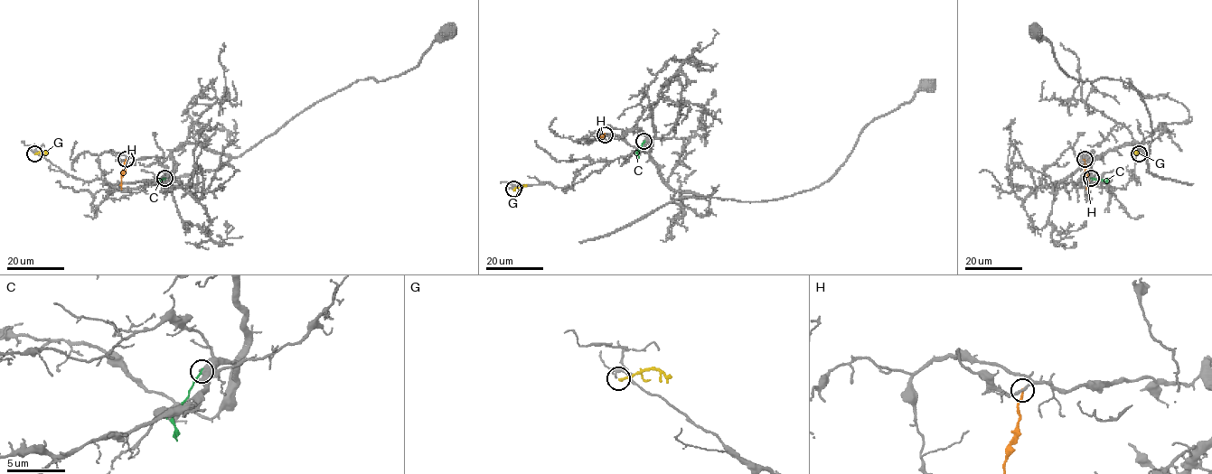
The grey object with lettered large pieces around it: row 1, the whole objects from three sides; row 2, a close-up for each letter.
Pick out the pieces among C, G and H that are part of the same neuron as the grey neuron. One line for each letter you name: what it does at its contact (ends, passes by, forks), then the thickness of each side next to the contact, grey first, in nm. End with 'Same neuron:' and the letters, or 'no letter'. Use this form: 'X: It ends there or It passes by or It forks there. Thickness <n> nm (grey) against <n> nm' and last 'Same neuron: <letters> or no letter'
Same neuron: no letter

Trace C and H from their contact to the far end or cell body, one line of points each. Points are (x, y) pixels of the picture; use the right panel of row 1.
C: (1092, 178), (1105, 181), (1109, 178)
H: (1085, 159), (1088, 177), (1085, 189)

